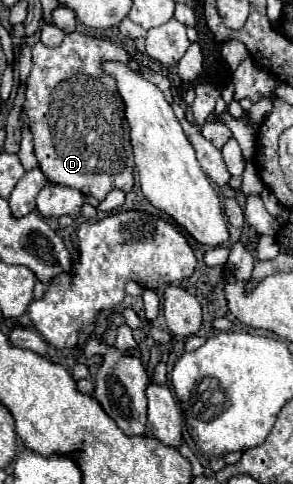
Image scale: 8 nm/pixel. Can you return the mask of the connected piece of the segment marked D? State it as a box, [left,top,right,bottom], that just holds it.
[25,31,173,201]

